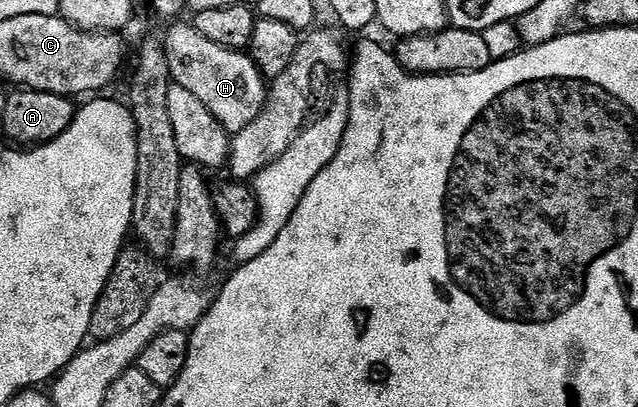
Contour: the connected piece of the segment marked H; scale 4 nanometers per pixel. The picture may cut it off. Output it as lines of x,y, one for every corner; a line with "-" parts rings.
171,23
170,33
164,36
171,81
200,98
212,118
216,118
226,132
233,134
244,130
244,126
256,119
266,105
268,84
262,71
245,51
237,52
220,46
204,38
204,34
200,34
193,23
182,23

